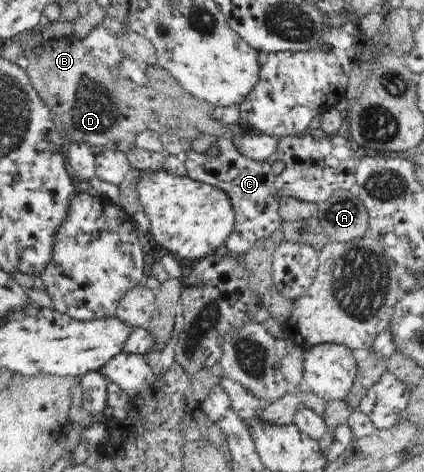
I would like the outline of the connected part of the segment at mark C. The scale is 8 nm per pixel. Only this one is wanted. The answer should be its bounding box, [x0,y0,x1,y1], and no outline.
[184,132,357,257]

